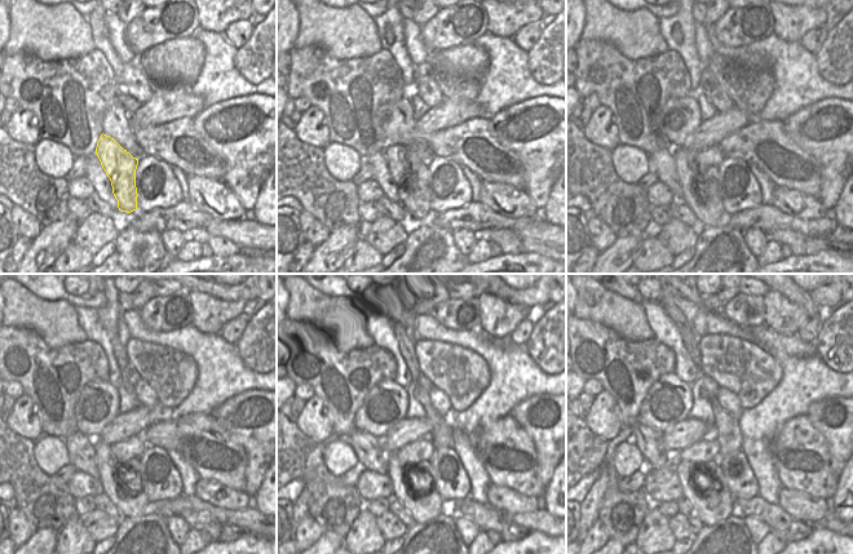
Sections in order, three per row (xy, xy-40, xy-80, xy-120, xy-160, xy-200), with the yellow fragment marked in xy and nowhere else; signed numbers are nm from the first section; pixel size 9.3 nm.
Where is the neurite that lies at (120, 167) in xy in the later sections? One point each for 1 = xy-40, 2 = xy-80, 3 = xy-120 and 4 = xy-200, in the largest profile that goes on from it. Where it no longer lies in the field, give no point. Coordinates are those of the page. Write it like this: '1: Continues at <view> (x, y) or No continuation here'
1: Continues at xy-40 (415, 178)
2: Continues at xy-80 (701, 191)
3: Continues at xy-120 (116, 483)
4: Continues at xy-200 (712, 508)

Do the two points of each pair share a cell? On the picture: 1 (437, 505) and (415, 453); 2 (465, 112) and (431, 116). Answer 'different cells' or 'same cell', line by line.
1: different cells
2: same cell

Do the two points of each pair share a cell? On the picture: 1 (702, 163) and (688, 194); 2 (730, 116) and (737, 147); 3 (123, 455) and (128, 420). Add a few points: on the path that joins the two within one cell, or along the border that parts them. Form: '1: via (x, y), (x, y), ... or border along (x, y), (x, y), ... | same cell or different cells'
1: border along (694, 153), (701, 172), (710, 167), (716, 168) | different cells
2: border along (756, 120), (732, 132), (717, 145) | different cells
3: border along (141, 435), (131, 435), (116, 441), (111, 446) | different cells

